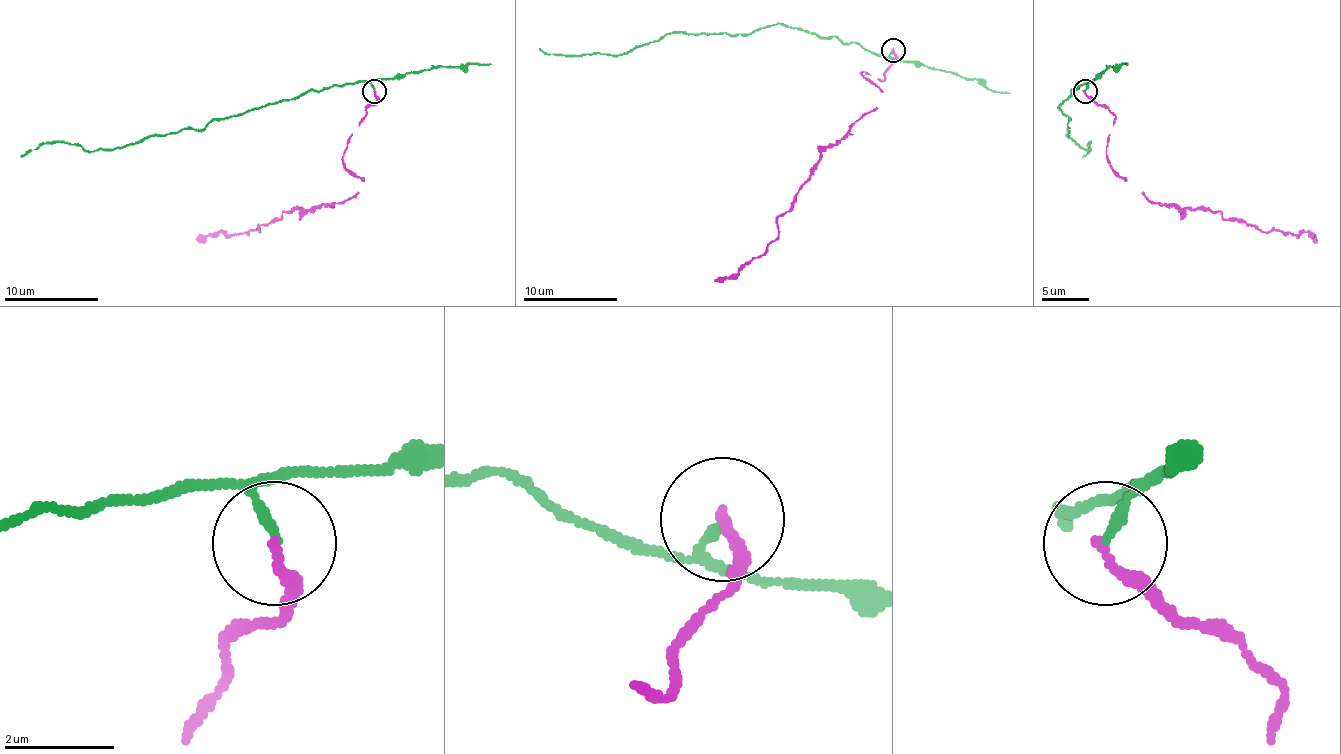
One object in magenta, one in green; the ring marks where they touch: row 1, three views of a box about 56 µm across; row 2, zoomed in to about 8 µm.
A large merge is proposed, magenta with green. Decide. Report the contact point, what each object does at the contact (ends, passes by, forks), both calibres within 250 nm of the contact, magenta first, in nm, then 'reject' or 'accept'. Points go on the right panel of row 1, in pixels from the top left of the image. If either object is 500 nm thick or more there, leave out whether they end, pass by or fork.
place (1085, 91); magenta ends; green ends; calibres 180 and 170 nm; reject

